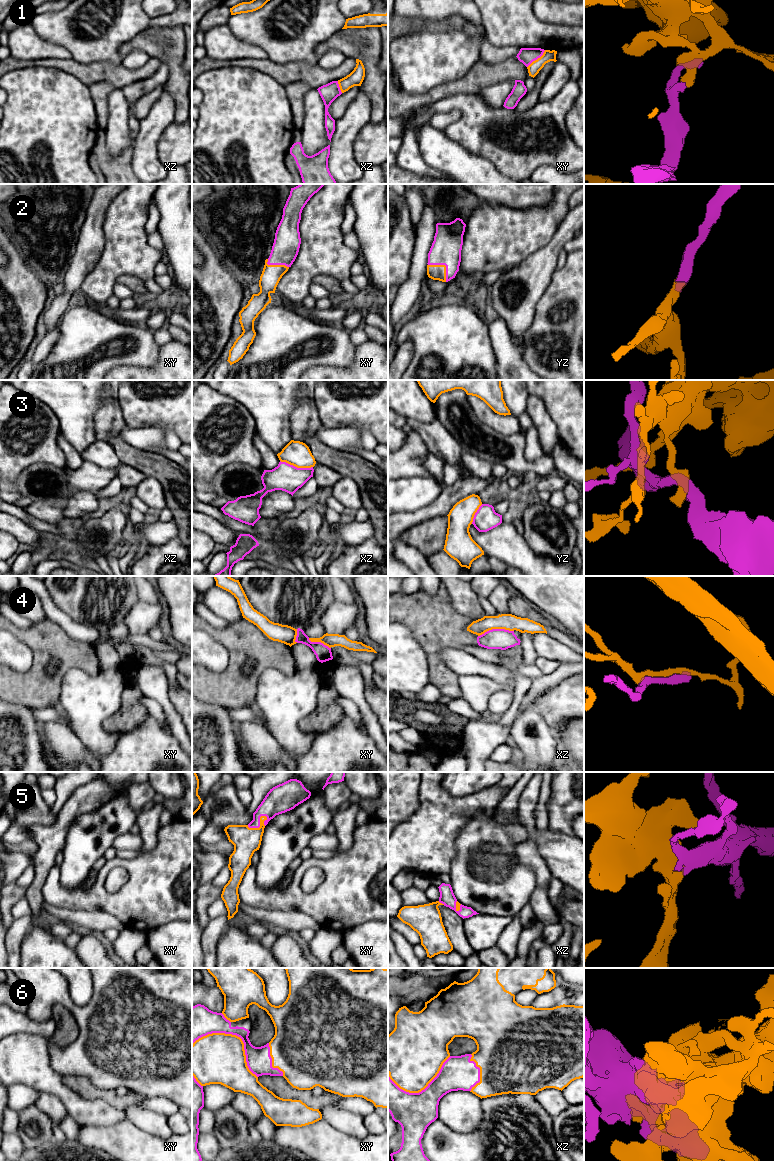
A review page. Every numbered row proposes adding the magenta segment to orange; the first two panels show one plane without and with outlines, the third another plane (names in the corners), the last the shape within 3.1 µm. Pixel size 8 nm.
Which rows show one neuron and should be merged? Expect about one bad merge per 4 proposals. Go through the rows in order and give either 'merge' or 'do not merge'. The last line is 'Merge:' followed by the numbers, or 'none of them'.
1: do not merge
2: merge
3: do not merge
4: do not merge
5: merge
6: merge
Merge: 2, 5, 6

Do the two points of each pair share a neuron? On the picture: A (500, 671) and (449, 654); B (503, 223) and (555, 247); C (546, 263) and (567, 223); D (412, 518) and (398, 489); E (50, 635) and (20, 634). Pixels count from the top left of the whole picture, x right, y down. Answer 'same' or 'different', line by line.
A: same
B: different
C: same
D: different
E: same

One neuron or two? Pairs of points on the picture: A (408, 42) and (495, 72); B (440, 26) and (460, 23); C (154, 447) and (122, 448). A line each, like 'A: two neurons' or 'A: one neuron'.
A: two neurons
B: one neuron
C: two neurons

